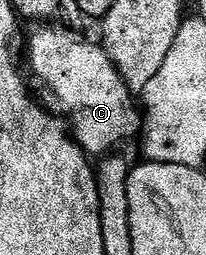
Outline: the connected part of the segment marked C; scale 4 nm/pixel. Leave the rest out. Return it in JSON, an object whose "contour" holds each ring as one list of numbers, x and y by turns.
{"contour":[[40,24,35,27,36,30,28,38,28,70,32,73,32,78,36,81,35,93,38,95,39,101,42,103,45,110,49,114,54,114,59,116,66,123,67,129,70,131,72,138,75,139,77,145,84,150,84,153,89,156,104,156,109,152,115,151,116,146,128,133,132,130,132,125,137,125,138,122,138,110,132,107,132,98,134,98,133,93,129,90,128,86,125,85,120,74,114,68,114,64,109,60,108,54,104,51,103,45,97,44,96,46,92,42,87,42,84,38,79,38,76,34,71,34,70,31,64,30,68,28,57,28,52,24]]}

